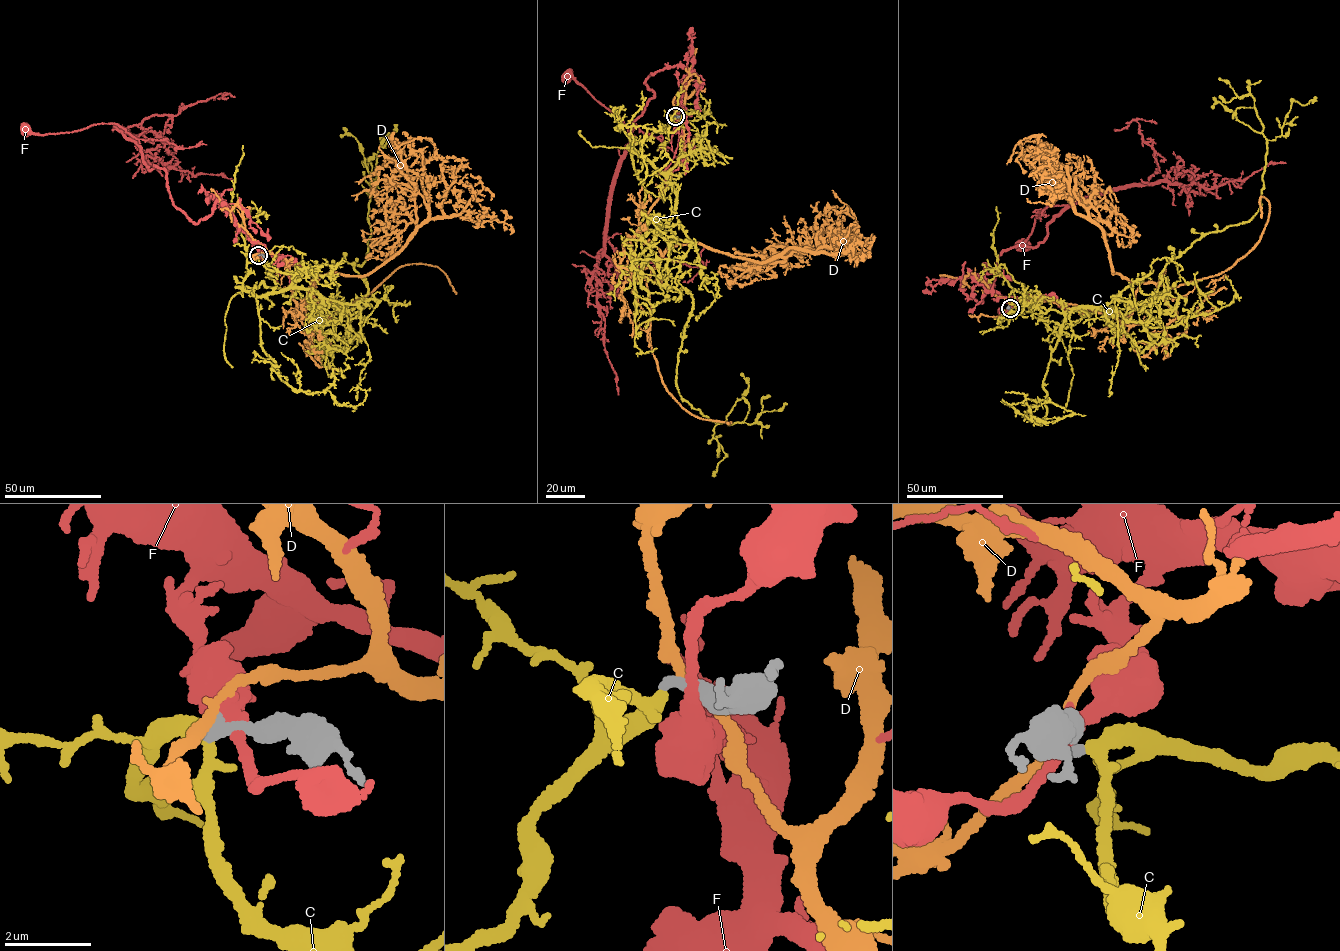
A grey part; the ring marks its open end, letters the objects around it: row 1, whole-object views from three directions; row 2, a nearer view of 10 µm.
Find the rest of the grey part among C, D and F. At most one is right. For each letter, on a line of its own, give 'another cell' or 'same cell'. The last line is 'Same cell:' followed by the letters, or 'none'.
C: another cell
D: another cell
F: another cell
Same cell: none

